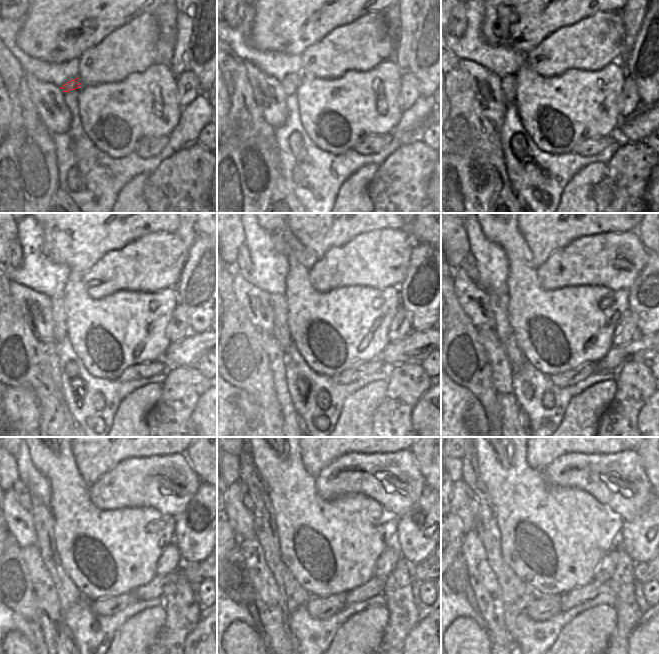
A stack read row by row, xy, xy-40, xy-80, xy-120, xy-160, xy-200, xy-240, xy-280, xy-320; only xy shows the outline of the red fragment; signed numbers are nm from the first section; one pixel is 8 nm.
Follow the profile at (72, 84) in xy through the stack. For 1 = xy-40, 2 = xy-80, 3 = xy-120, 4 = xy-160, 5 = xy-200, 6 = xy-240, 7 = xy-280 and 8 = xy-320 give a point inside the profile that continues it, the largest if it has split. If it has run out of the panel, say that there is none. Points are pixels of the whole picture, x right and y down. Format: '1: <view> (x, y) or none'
1: xy-40 (291, 82)
2: xy-80 (508, 83)
3: xy-120 (57, 302)
4: xy-160 (281, 331)
5: xy-200 (498, 302)
6: xy-240 (68, 593)
7: xy-280 (293, 595)
8: xy-320 (516, 595)

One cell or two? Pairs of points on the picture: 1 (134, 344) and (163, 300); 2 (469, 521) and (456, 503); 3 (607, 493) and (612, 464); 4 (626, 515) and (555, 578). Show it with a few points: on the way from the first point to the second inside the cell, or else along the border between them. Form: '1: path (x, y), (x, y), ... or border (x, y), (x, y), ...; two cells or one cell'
1: path (134, 333), (156, 311); one cell
2: path (466, 517), (460, 507); one cell
3: path (608, 486), (608, 476), (612, 471); one cell
4: border (602, 504), (615, 512), (623, 521); two cells

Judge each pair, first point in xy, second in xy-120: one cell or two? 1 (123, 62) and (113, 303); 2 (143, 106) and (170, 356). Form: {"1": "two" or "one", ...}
{"1": "two", "2": "two"}

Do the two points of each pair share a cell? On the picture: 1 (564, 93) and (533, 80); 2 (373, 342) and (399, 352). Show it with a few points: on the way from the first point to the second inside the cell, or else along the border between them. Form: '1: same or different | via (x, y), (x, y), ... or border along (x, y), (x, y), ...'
1: same | via (556, 93), (546, 93), (541, 88)
2: different | border along (389, 342), (380, 357)

